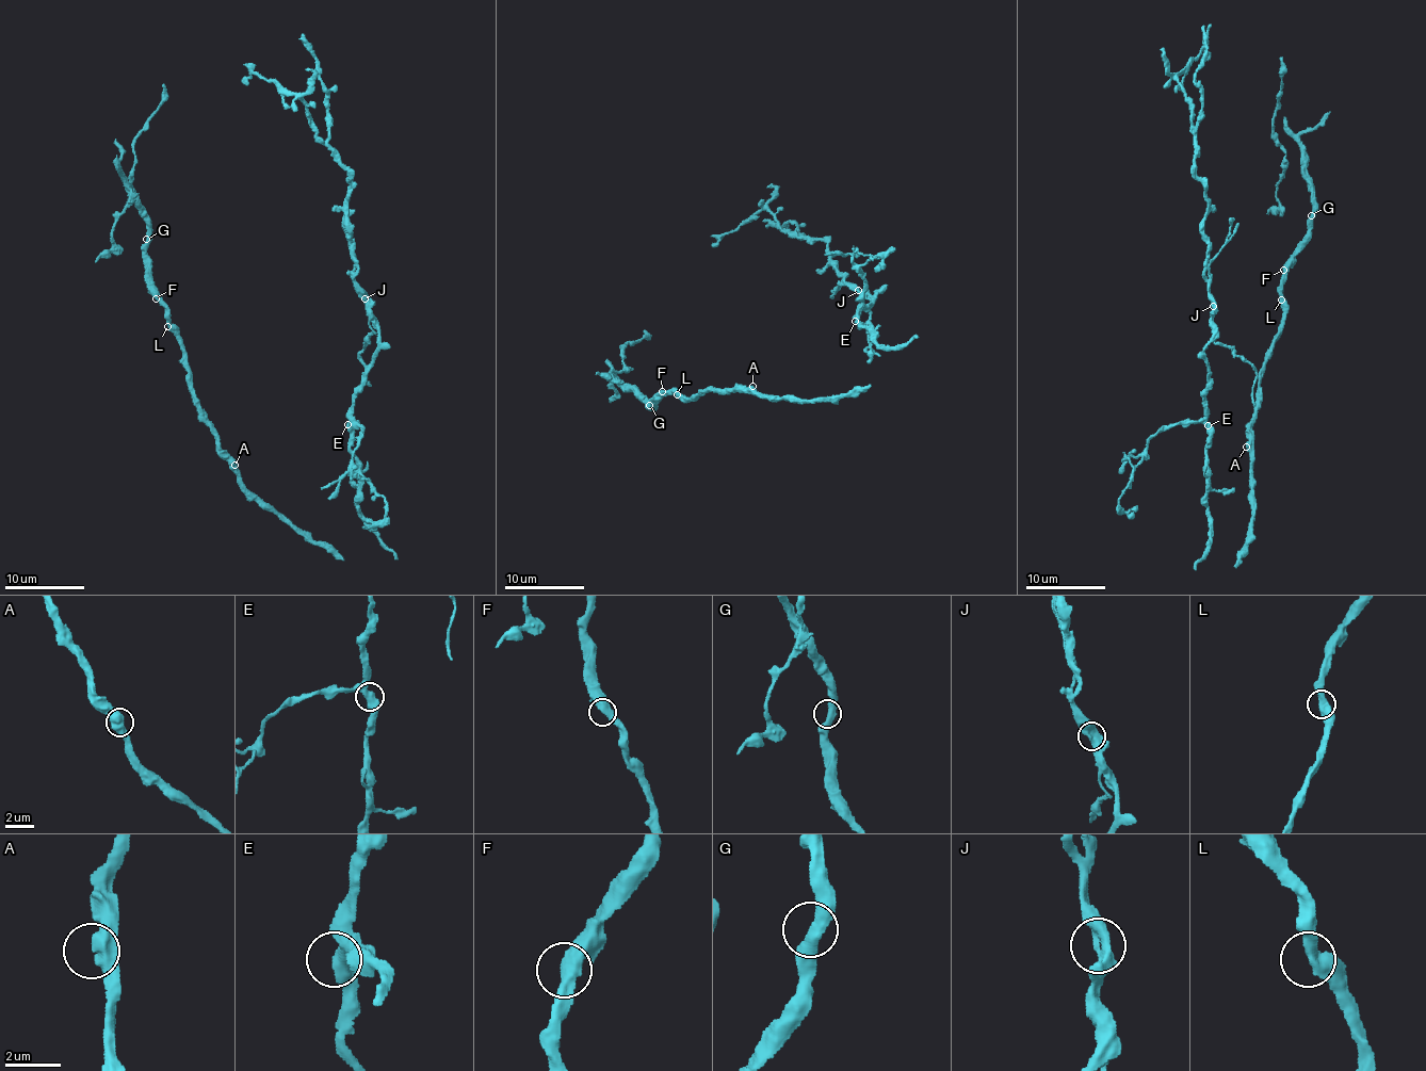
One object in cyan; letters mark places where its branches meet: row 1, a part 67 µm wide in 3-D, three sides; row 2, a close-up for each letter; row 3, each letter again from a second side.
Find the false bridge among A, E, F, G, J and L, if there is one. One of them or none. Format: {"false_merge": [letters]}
{"false_merge": ["J"]}

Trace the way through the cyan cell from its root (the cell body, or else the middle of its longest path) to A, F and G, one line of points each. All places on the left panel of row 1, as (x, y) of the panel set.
A: (344, 558), (307, 540), (274, 514), (244, 485), (235, 465)
F: (344, 558), (307, 540), (244, 485), (194, 396), (176, 329), (156, 298)
G: (344, 558), (274, 514), (220, 445), (152, 279), (146, 239)

